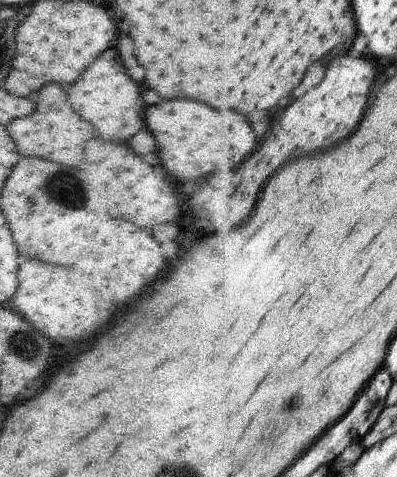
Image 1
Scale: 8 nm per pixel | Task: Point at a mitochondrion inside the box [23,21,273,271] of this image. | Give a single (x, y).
(65, 190)

